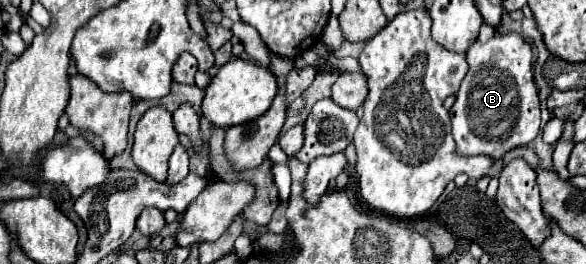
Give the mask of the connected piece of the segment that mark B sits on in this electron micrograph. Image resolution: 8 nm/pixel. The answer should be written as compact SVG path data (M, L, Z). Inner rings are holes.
M516 31L496 33L486 43L472 43L466 59L468 75L462 79L456 103L450 109L456 153L502 159L508 151L534 141L540 131L540 97L532 73L530 43ZM480 69L490 71L488 75L480 75Z

